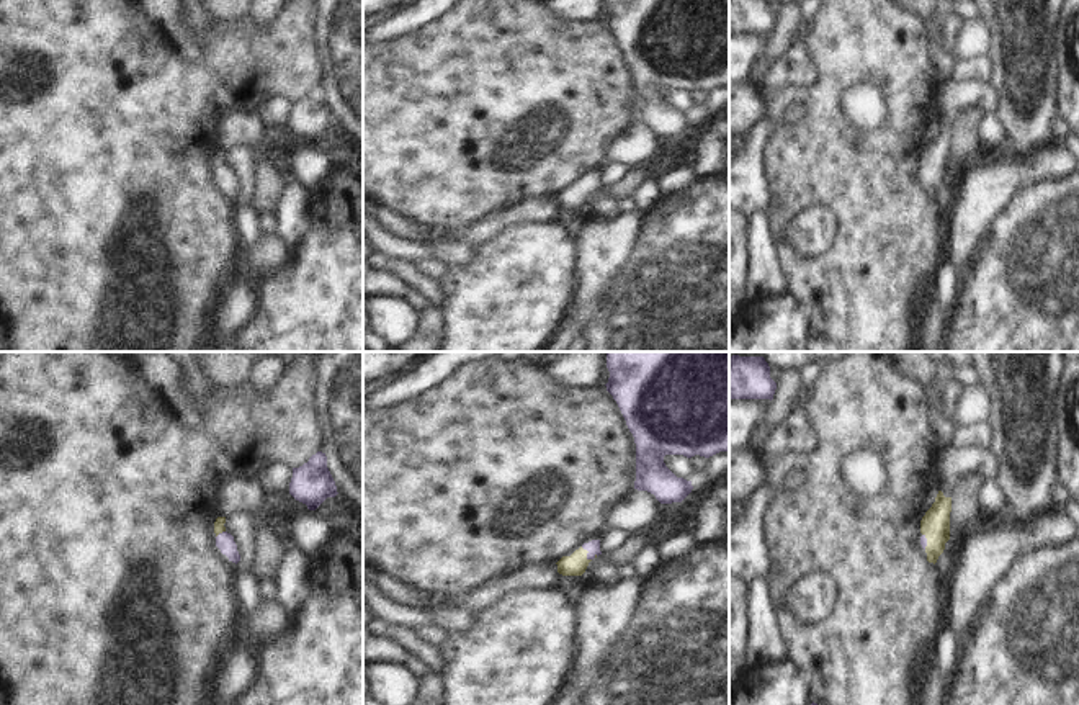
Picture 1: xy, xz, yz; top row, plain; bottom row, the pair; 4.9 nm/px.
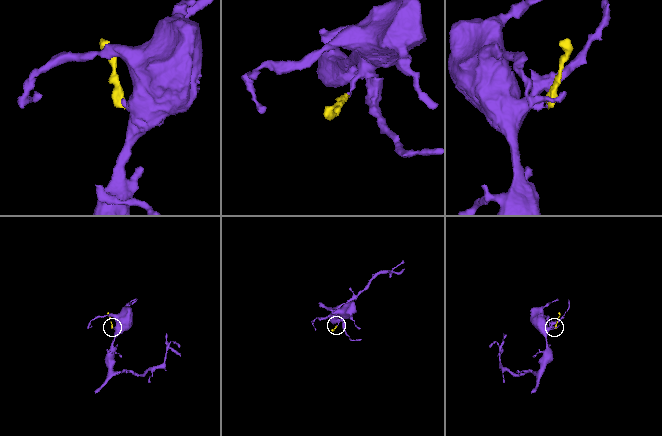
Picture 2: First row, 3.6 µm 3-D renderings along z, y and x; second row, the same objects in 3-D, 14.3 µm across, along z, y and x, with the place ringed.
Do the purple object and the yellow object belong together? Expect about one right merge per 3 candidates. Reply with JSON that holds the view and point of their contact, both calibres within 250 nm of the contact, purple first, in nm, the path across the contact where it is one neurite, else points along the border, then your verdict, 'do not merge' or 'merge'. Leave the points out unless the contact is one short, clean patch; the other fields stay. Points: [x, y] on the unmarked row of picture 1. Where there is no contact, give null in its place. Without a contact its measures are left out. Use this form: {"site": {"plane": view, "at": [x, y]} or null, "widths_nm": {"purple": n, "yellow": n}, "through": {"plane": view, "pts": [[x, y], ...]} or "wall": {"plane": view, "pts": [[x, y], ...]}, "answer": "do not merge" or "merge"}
{"site": {"plane": "xz", "at": [587, 187]}, "widths_nm": {"purple": 70, "yellow": 110}, "through": {"plane": "xz", "pts": [[592, 180], [587, 187], [574, 198]]}, "answer": "merge"}

